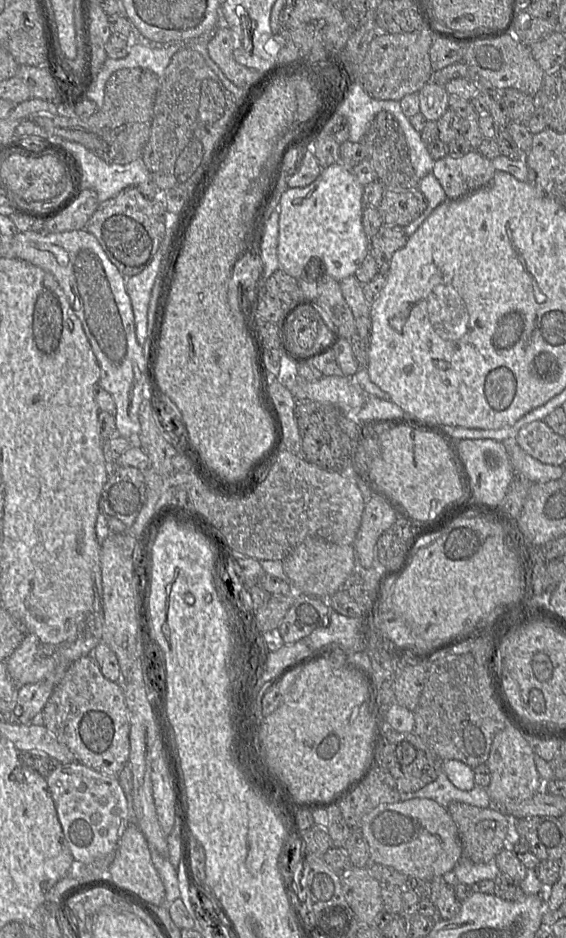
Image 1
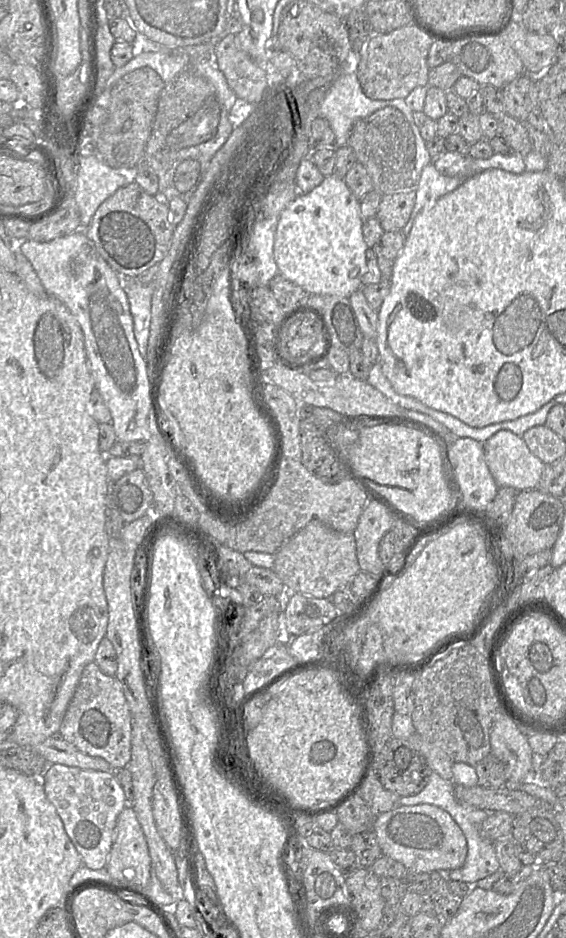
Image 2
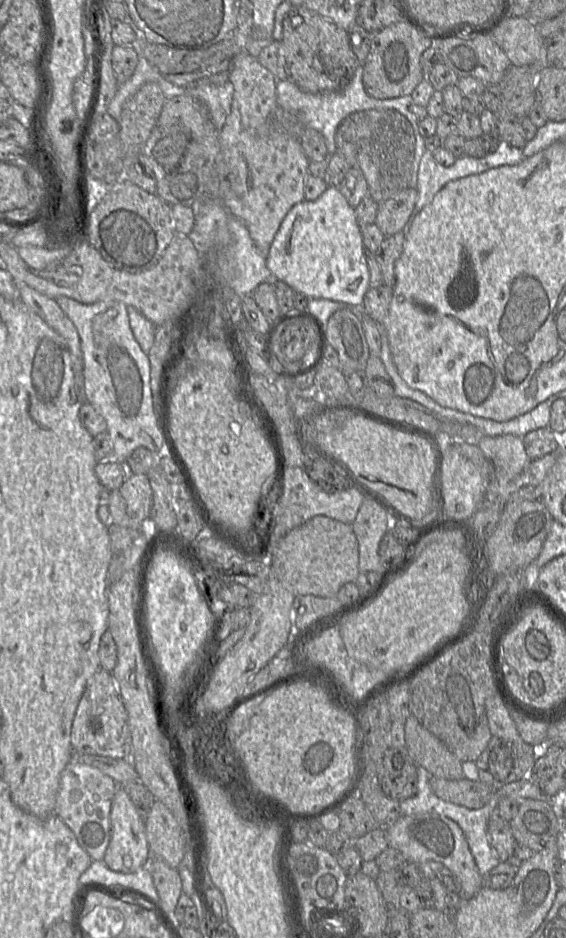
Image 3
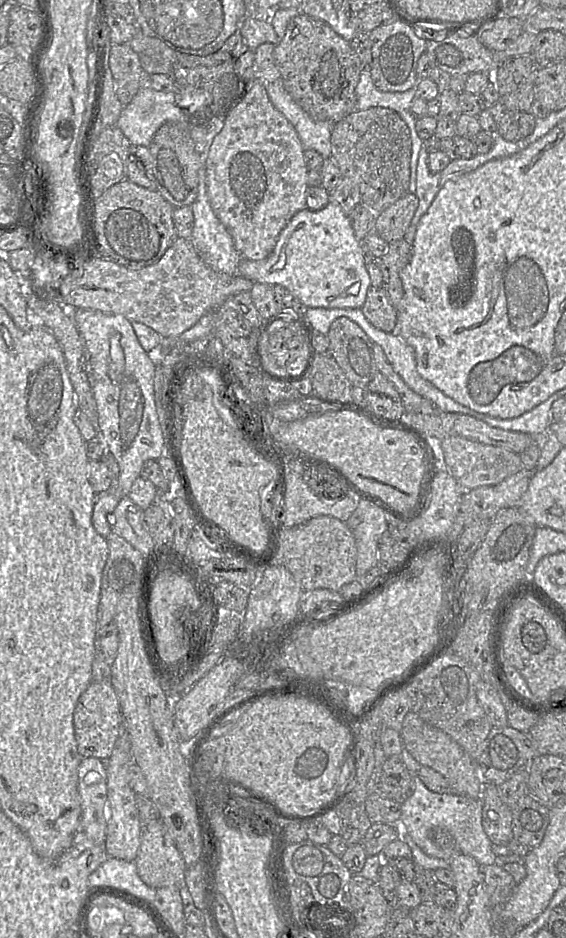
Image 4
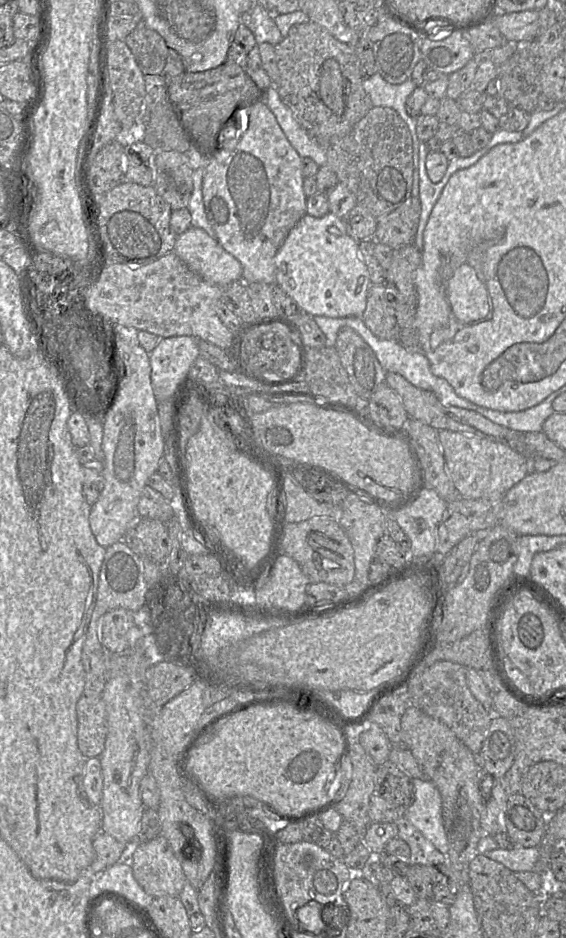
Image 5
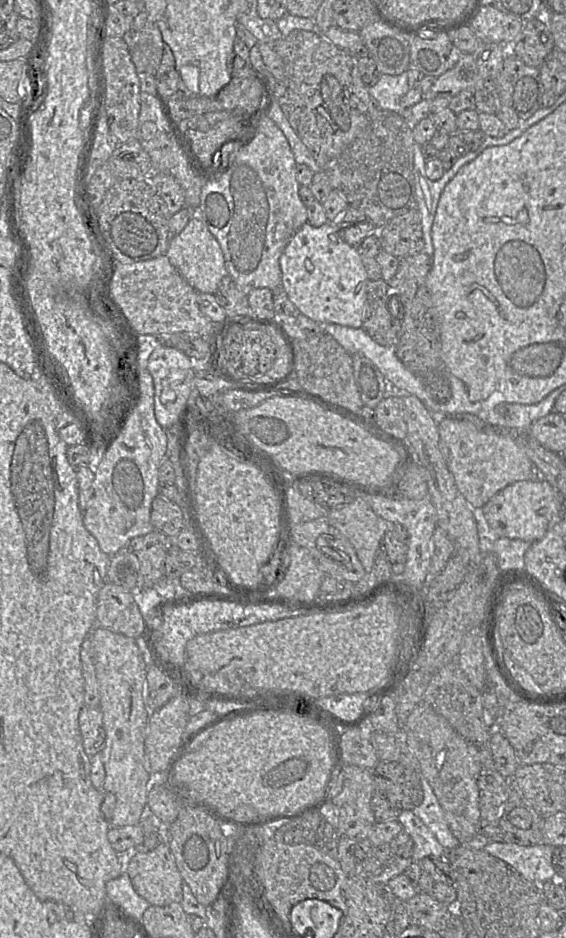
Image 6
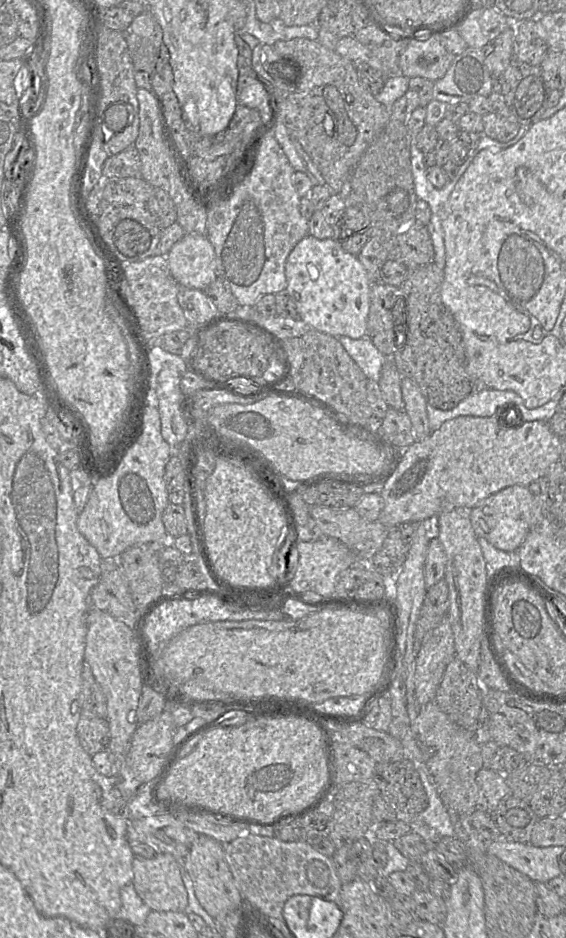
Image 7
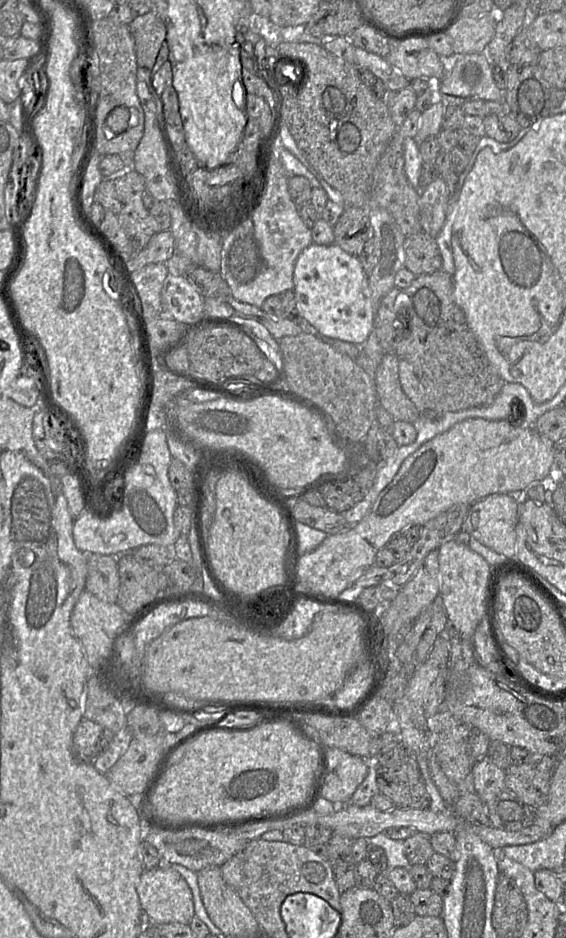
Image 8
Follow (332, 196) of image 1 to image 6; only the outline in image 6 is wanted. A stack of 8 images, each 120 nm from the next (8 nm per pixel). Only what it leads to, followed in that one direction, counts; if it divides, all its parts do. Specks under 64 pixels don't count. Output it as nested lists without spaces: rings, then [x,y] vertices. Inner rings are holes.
[[[192,216],[179,234],[171,236],[165,255],[183,279],[200,293],[215,294],[220,281],[228,275],[219,242],[198,216]],[[306,222],[291,238],[279,258],[282,288],[298,312],[323,324],[361,328],[365,319],[367,286],[369,279],[358,250],[347,244],[339,235],[336,222],[313,227]]]

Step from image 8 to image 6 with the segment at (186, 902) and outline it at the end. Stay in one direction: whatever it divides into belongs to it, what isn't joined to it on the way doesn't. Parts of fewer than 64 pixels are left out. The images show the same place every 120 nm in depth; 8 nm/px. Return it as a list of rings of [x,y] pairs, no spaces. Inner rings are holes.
[[[161,842],[149,852],[134,855],[128,864],[127,873],[135,891],[150,905],[167,906],[173,902],[182,901],[183,878],[167,842]]]

